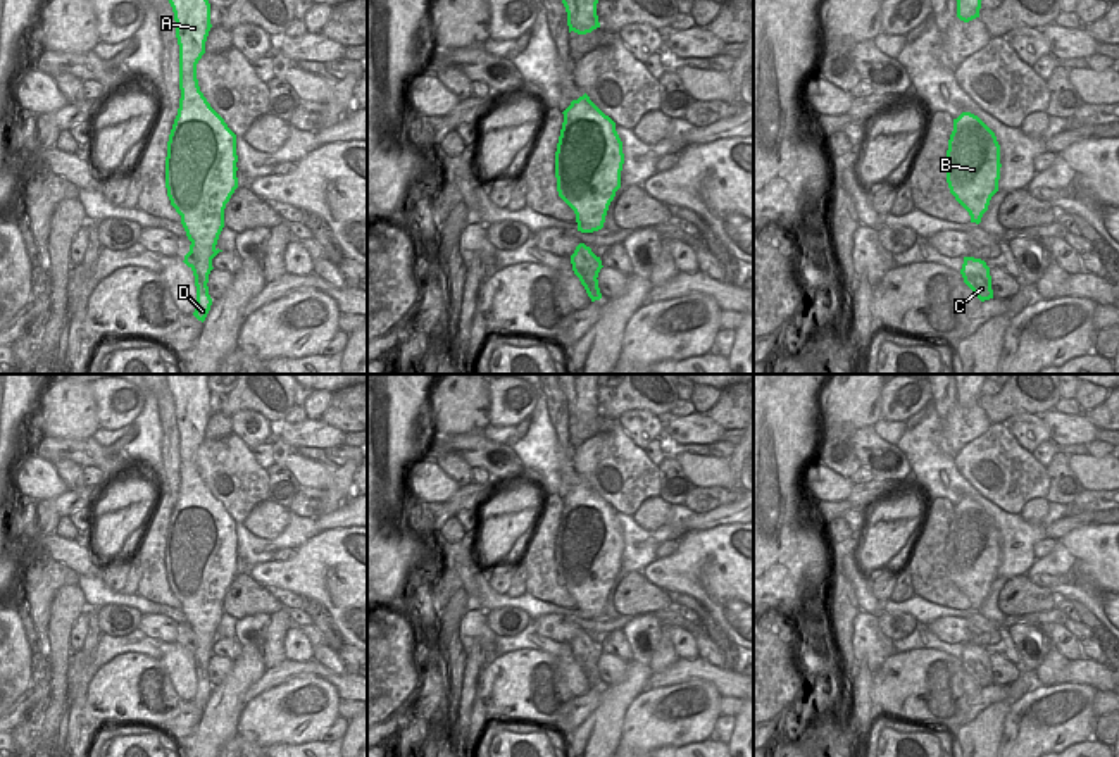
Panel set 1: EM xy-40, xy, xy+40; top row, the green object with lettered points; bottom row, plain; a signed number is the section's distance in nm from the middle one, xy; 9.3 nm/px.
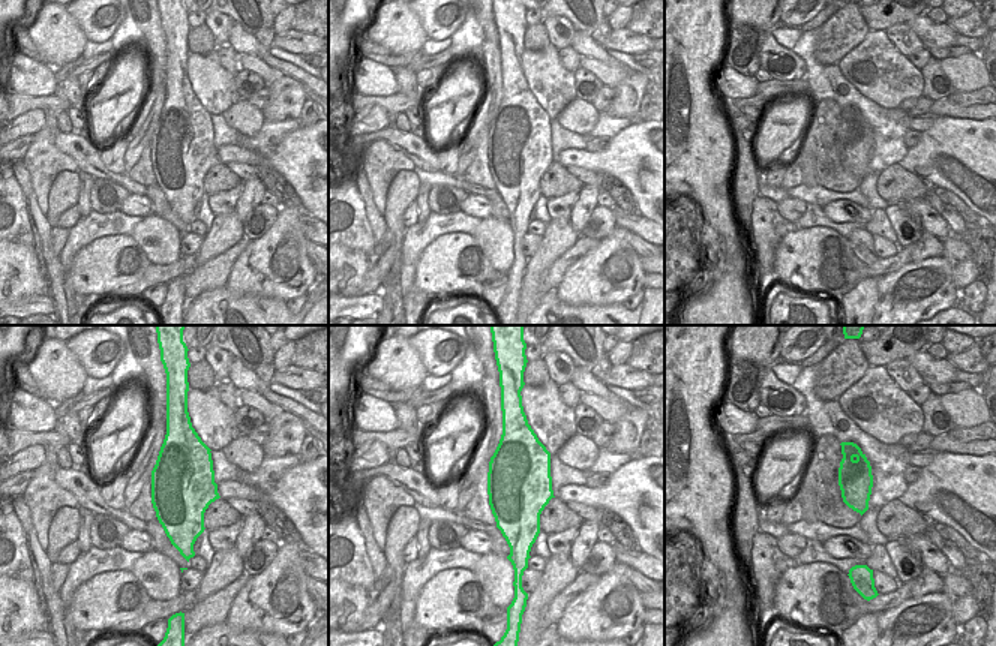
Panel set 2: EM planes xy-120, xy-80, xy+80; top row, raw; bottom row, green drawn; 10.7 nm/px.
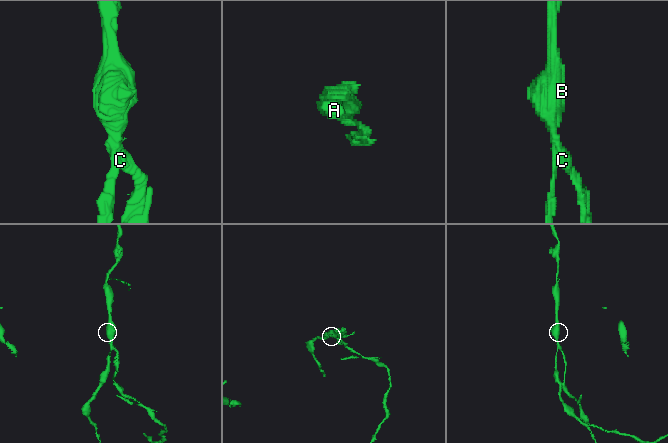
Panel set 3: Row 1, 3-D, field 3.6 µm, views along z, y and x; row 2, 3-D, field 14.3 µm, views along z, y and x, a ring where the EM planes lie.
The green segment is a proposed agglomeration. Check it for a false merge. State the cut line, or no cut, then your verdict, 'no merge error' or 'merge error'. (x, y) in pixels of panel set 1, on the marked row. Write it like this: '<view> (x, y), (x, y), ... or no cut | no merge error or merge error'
xy (590, 271), (585, 285), (597, 299) | merge error

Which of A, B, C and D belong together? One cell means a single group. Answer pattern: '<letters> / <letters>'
A B D / C

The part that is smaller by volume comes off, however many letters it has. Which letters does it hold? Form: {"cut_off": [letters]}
{"cut_off": ["C"]}

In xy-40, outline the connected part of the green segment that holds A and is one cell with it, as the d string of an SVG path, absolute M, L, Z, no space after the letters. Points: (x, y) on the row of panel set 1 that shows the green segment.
M169 0L174 21L176 38L179 45L179 109L174 119L166 157L166 188L171 205L181 216L181 224L191 241L184 264L193 271L197 286L197 309L193 316L205 321L212 298L205 288L205 276L210 274L212 259L222 252L217 240L224 228L224 209L231 195L238 188L236 178L236 135L228 128L224 119L210 107L200 91L197 79L197 64L205 53L205 41L210 24L209 0Z

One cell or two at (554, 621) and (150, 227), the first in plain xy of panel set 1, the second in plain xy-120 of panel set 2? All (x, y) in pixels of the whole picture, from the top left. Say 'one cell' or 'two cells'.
two cells

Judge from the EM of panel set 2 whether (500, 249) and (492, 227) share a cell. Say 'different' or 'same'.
same

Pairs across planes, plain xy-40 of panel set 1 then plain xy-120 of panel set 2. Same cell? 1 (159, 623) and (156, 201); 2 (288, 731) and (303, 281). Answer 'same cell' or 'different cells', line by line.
1: different cells
2: same cell

